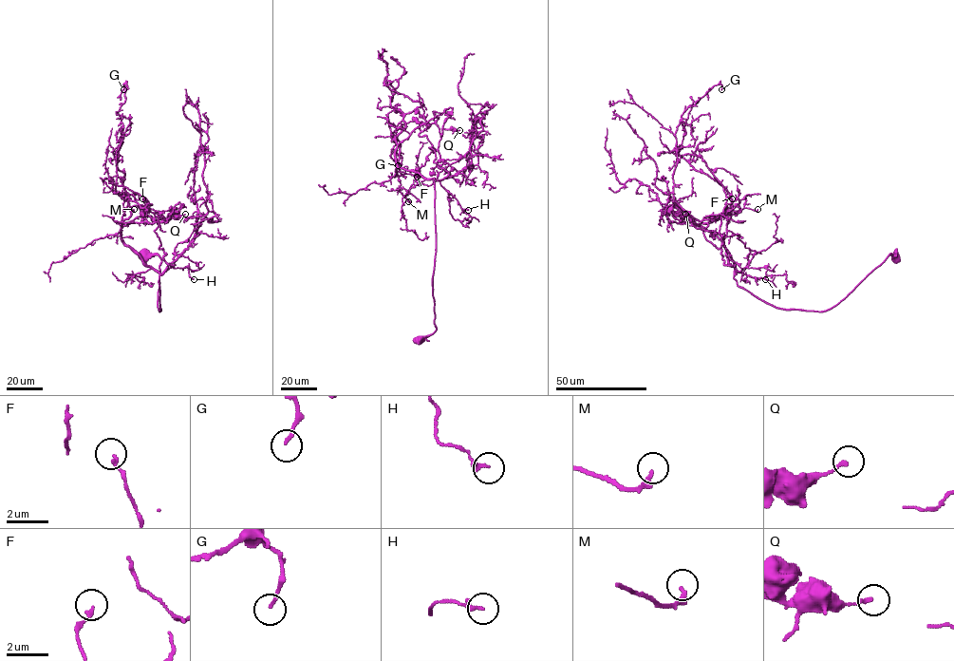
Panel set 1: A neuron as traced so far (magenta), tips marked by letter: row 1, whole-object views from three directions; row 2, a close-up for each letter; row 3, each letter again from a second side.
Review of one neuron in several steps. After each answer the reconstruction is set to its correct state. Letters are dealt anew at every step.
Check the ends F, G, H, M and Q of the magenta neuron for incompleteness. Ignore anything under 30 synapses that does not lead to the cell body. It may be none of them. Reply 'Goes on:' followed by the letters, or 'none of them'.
Goes on: none of them

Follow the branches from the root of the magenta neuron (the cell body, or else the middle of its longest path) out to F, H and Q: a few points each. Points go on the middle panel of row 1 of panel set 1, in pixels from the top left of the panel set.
F: (419, 341), (436, 329), (432, 287), (435, 183), (434, 178), (425, 179), (420, 173), (396, 168), (417, 177)
H: (419, 341), (436, 329), (432, 287), (436, 248), (433, 179), (457, 199), (463, 211), (468, 210)
Q: (419, 341), (436, 329), (433, 179), (448, 174), (429, 147), (438, 149), (442, 128), (459, 130)

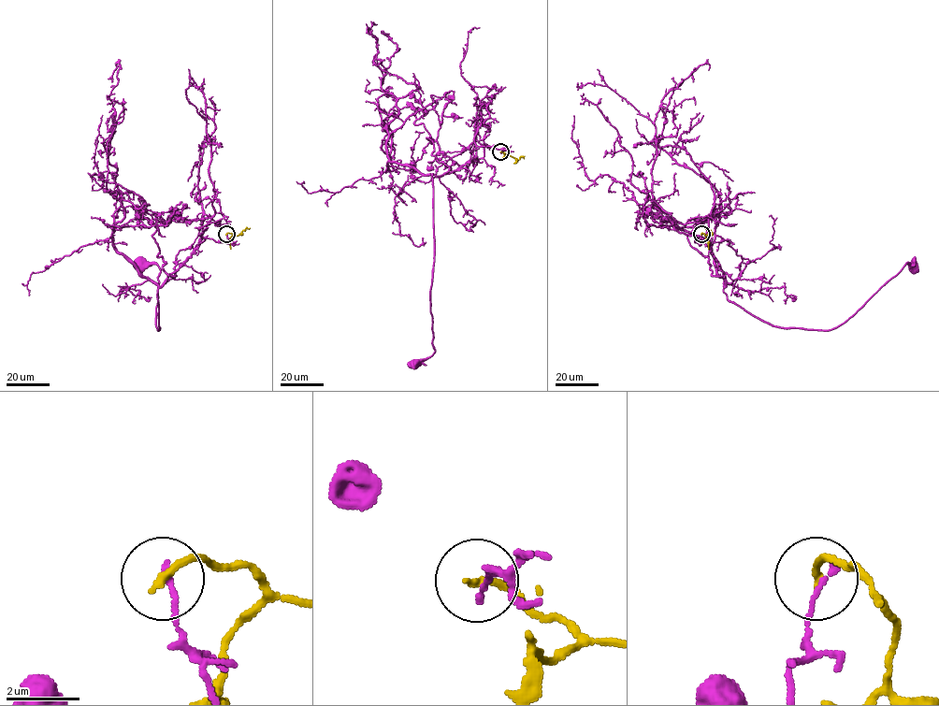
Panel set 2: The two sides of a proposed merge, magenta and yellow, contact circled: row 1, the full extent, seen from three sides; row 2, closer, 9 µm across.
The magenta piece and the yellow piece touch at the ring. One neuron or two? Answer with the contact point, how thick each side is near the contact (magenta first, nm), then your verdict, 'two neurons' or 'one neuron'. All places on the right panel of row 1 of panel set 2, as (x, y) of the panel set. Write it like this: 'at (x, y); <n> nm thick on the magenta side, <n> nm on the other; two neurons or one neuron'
at (701, 234); 160 nm thick on the magenta side, 200 nm on the other; two neurons

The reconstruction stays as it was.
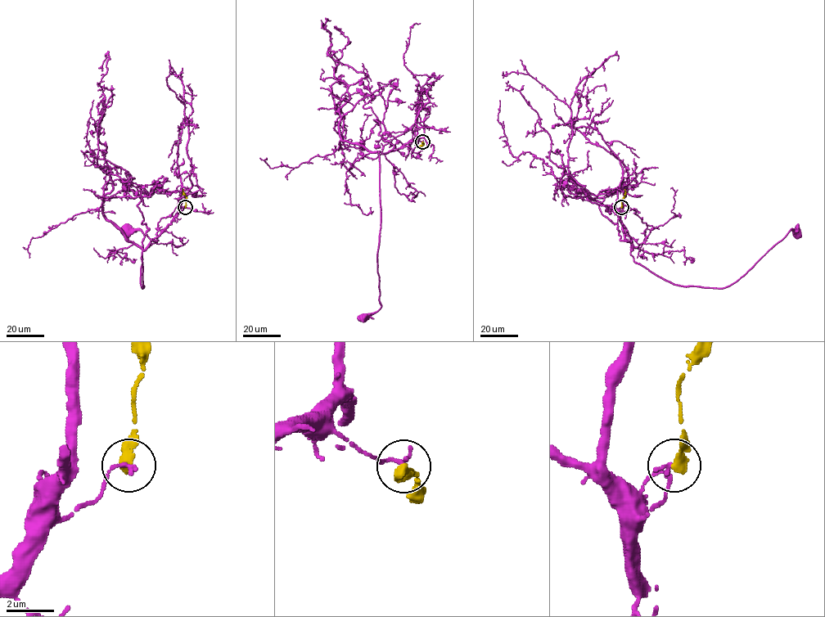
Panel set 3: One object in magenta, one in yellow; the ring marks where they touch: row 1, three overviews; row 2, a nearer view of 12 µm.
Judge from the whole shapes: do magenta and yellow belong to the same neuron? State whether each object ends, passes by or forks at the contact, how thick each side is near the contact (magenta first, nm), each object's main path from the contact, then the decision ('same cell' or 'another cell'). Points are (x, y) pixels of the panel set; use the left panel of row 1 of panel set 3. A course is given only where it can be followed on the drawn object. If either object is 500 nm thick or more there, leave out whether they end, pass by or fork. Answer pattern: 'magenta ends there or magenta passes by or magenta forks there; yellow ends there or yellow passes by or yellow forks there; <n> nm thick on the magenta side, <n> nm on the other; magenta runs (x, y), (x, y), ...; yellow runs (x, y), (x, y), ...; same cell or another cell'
magenta ends there; yellow ends there; 190 nm thick on the magenta side, 440 nm on the other; magenta runs (185, 207), (142, 252), (142, 288), (140, 267), (144, 234), (140, 230), (126, 231); yellow runs (185, 207), (183, 189); another cell

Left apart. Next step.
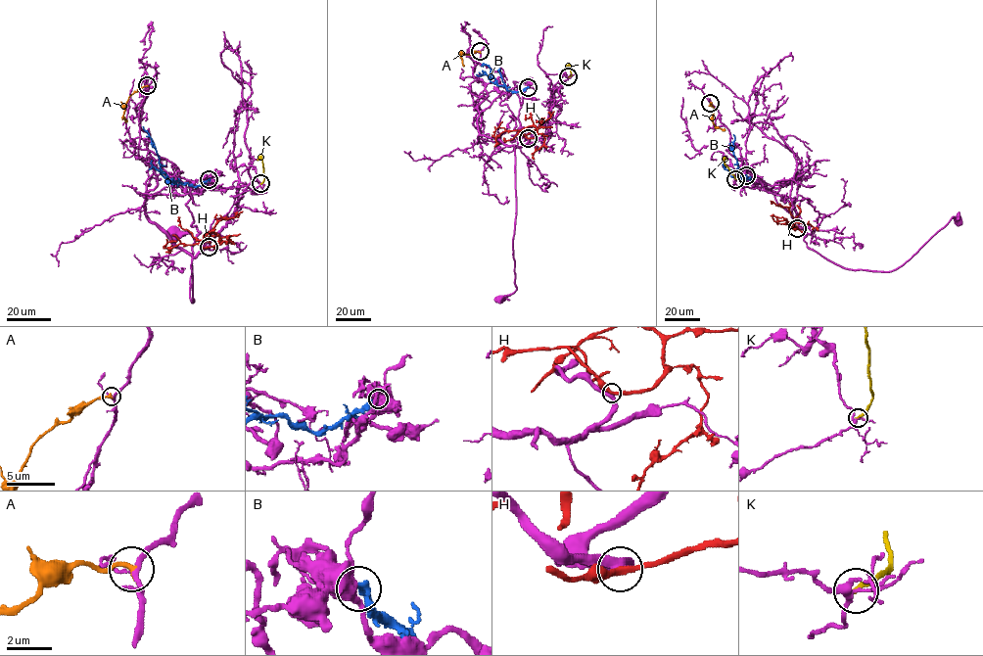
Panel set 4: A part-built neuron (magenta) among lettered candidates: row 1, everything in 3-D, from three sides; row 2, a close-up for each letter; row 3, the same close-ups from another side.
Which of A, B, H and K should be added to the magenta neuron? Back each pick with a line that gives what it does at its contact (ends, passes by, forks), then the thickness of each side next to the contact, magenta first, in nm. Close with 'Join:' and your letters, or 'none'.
Join: none

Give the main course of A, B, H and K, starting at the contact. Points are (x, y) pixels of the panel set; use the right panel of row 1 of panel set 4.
A: (710, 102), (713, 123), (725, 130)
B: (746, 175), (751, 181), (741, 176), (732, 150), (733, 134)
H: (797, 228), (789, 226), (795, 218), (789, 210), (770, 200)
K: (735, 179), (725, 164), (725, 158)

